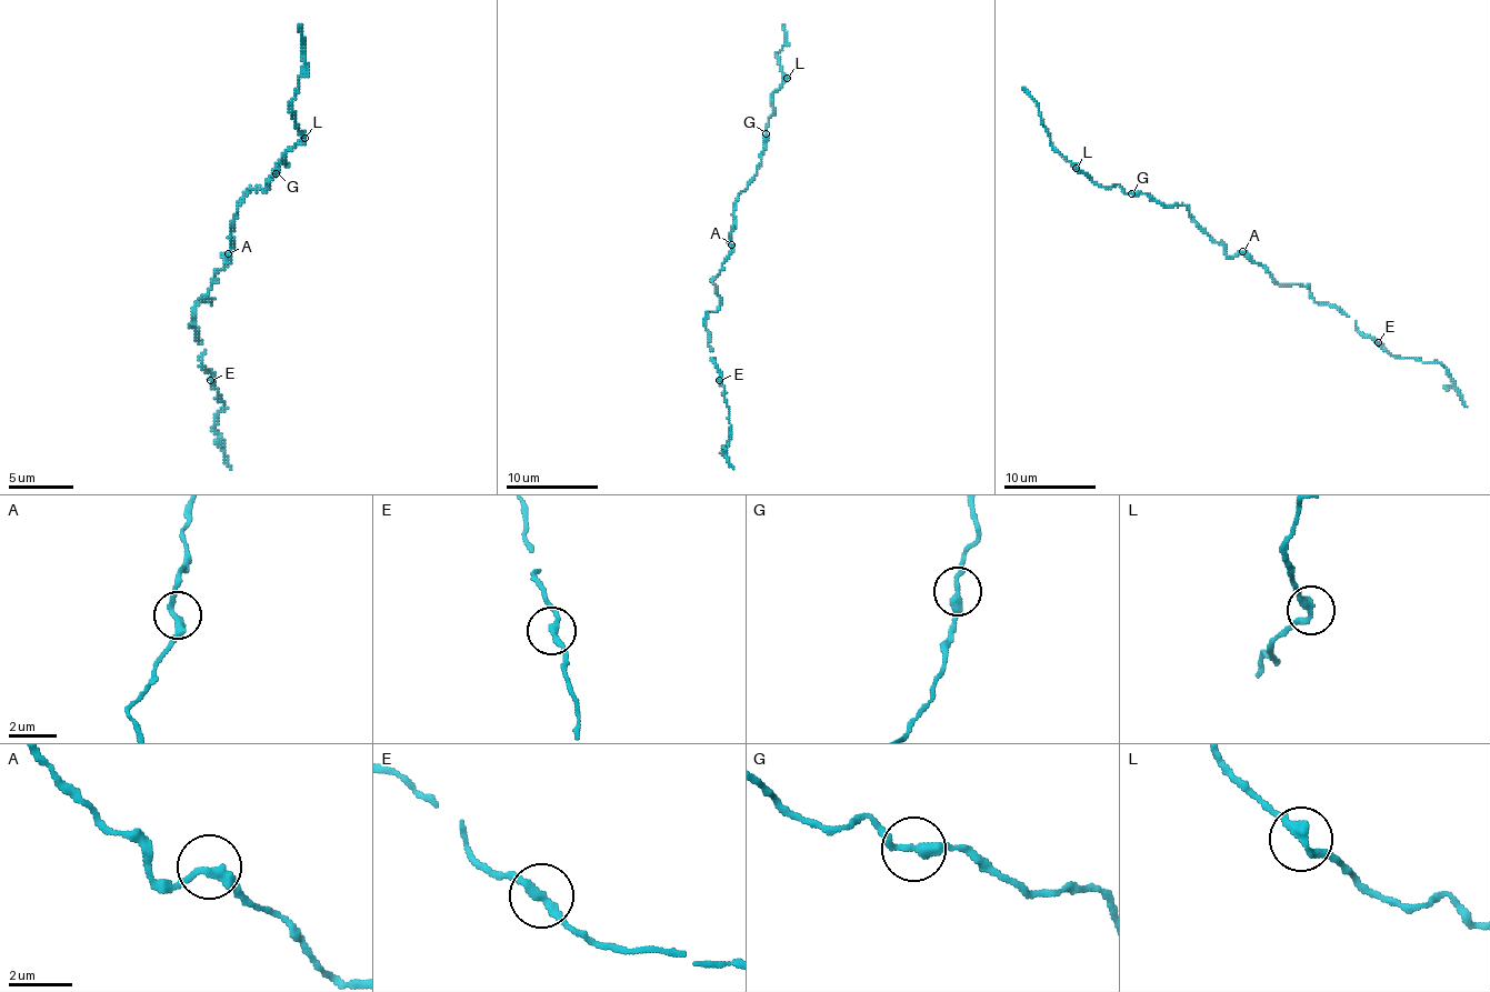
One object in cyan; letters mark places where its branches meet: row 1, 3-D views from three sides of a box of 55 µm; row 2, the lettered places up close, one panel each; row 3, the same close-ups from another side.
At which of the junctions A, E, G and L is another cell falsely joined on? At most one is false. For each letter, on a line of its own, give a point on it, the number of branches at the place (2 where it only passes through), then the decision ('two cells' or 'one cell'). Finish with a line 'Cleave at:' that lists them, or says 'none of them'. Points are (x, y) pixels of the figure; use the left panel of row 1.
A: (228, 253) | 2 | one cell
E: (210, 380) | 2 | one cell
G: (276, 173) | 2 | one cell
L: (304, 138) | 2 | one cell
Cleave at: none of them

